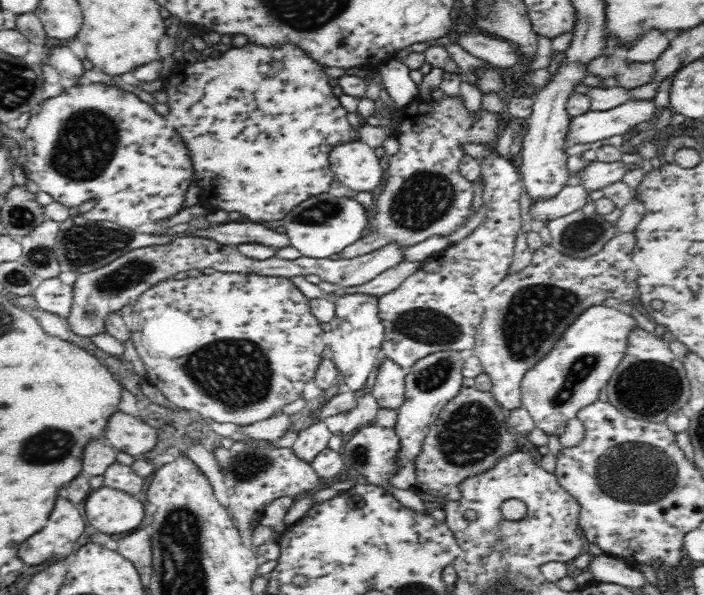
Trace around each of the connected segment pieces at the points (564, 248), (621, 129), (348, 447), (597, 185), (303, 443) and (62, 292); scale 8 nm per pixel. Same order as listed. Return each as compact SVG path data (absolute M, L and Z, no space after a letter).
M592 201L566 216L551 220L547 226L556 250L574 258L588 258L588 255L596 254L618 234L613 223L605 222L603 216L596 212Z
M628 100L610 110L592 110L571 117L567 128L567 144L592 144L612 136L626 134L642 120L650 120L654 114L653 100Z
M372 422L358 429L340 447L345 466L354 474L366 478L368 484L391 477L395 469L395 454L399 438L394 427L380 426Z
M593 157L580 170L569 174L568 184L583 186L587 192L601 190L611 182L620 181L626 171L622 161L609 163Z
M315 421L300 430L292 449L298 457L311 462L316 454L328 447L328 440L332 435L332 430L326 422Z
M59 278L42 281L33 294L37 307L62 317L70 317L72 313L73 287L66 286Z

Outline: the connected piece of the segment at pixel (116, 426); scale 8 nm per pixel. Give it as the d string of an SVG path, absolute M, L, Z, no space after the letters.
M122 411L110 414L105 430L104 437L116 450L124 450L136 458L142 458L142 452L156 443L156 429L134 414Z

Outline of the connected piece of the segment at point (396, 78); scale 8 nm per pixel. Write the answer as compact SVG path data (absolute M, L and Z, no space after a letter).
M391 57L378 67L380 82L388 89L392 102L398 108L406 106L419 95L418 85L410 77L410 67Z

